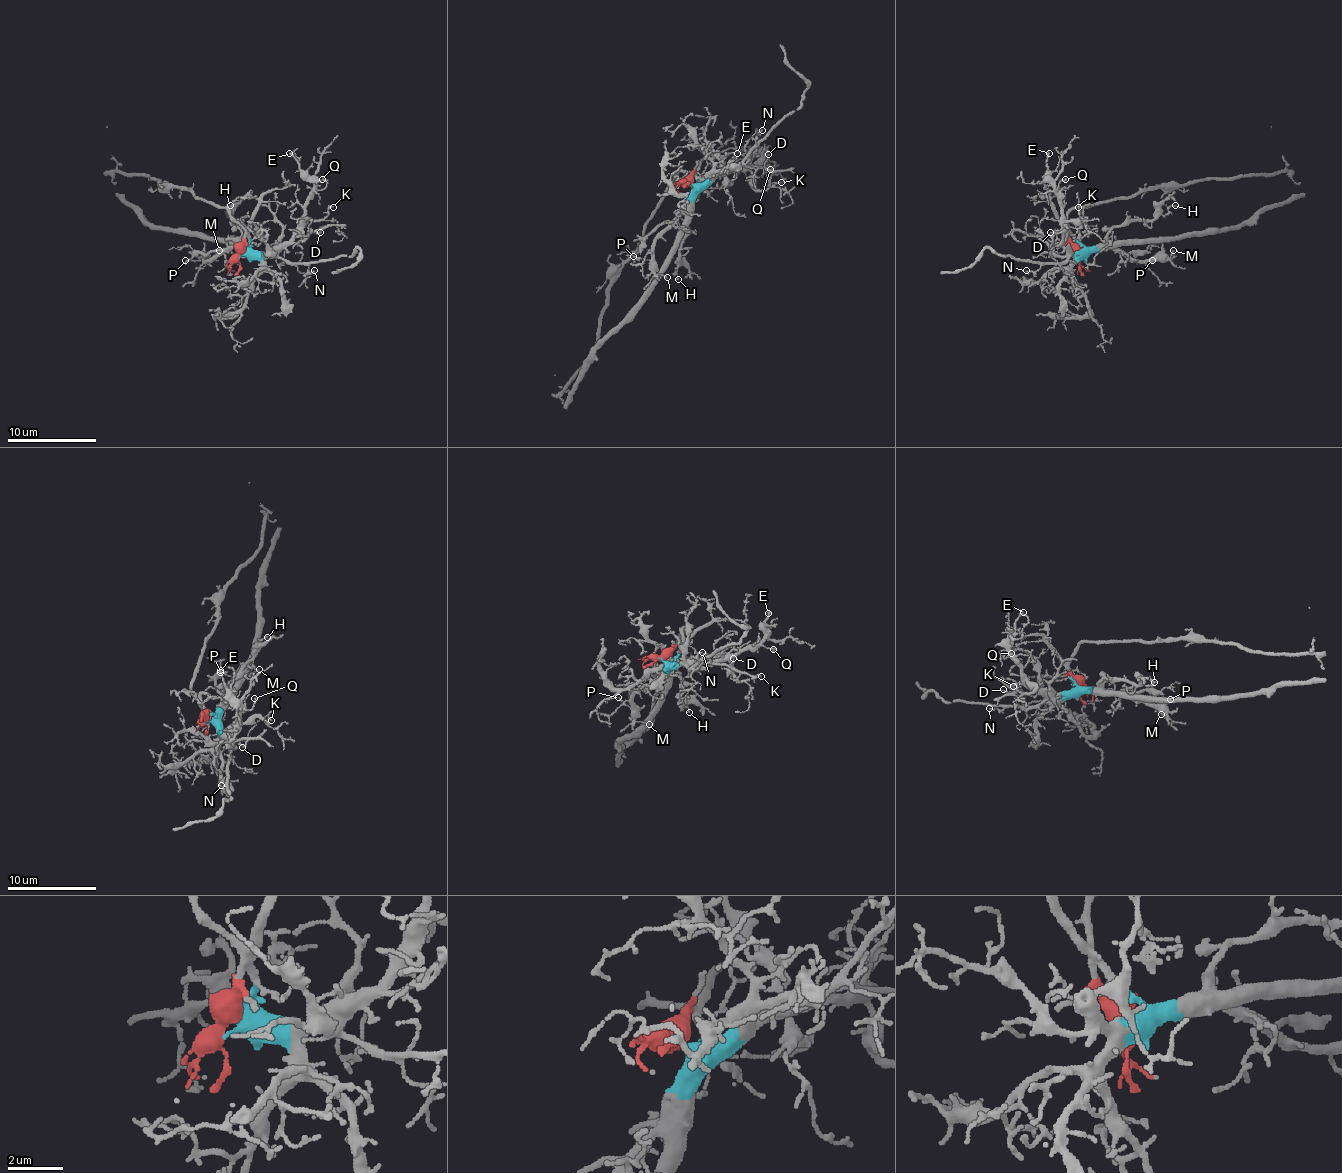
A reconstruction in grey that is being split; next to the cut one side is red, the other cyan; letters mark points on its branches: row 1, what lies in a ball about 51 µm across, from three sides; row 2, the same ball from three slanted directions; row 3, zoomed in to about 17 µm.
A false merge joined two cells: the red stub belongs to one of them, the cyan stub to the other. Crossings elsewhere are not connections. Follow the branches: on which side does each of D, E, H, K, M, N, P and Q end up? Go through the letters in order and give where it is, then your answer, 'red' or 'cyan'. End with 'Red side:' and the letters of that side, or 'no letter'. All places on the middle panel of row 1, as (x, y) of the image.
D: (768, 154) | cyan
E: (737, 153) | cyan
H: (678, 279) | cyan
K: (781, 182) | cyan
M: (667, 277) | cyan
N: (762, 130) | cyan
P: (633, 256) | cyan
Q: (770, 169) | cyan
Red side: no letter

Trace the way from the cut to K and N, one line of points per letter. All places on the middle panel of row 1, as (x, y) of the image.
K: (688, 181), (703, 183), (737, 169), (748, 169), (757, 190), (782, 183)
N: (688, 181), (703, 183), (730, 172), (752, 149), (761, 129)

